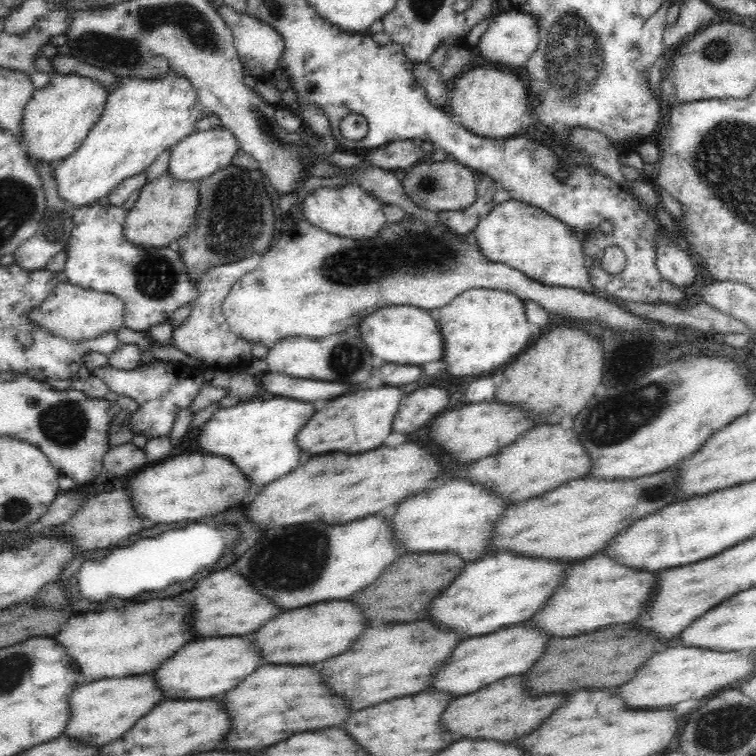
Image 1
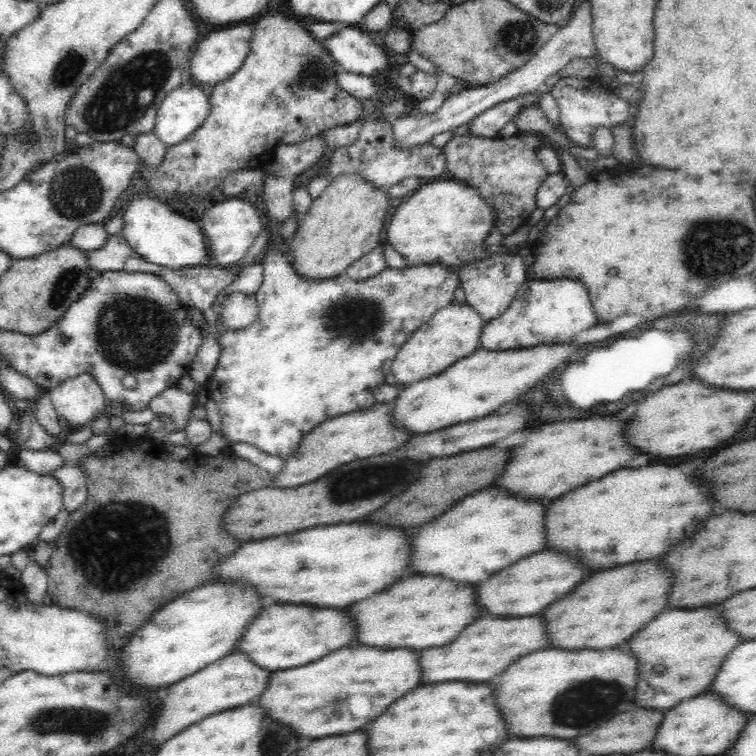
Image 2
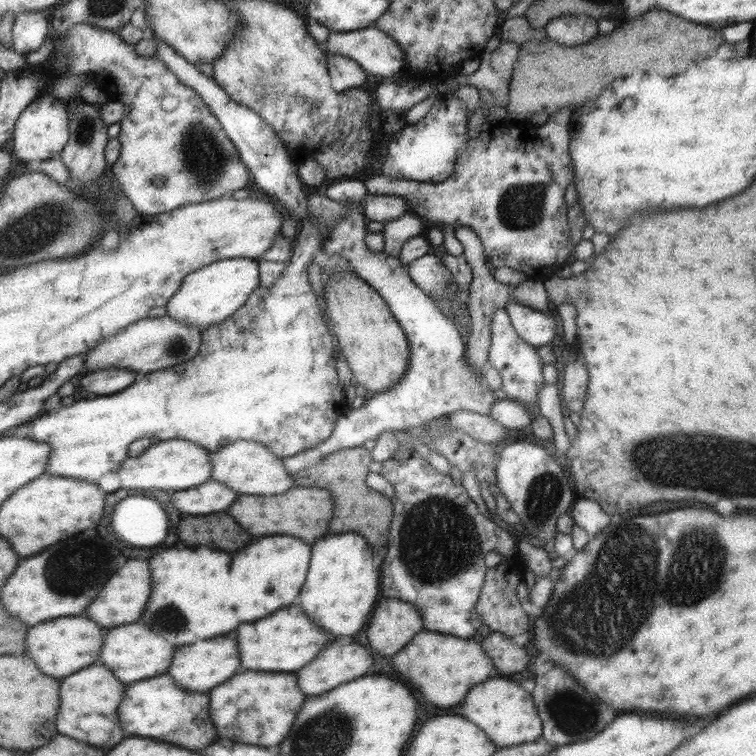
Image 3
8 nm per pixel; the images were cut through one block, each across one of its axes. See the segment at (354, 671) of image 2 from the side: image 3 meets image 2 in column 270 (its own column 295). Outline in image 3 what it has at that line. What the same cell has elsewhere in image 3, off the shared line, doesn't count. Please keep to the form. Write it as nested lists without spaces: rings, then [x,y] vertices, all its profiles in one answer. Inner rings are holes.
[[[245,670],[215,686],[209,698],[209,716],[219,736],[245,744],[275,746],[287,736],[306,696],[297,686],[295,673]]]

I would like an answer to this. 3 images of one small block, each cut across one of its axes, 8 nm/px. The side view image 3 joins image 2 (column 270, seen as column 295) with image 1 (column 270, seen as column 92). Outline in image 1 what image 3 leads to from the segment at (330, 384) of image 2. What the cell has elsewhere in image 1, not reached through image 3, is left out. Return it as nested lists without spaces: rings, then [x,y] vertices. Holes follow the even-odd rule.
[[[261,394],[230,408],[216,410],[209,422],[200,429],[198,444],[203,453],[230,459],[250,478],[250,482],[268,484],[302,464],[304,455],[296,444],[296,437],[302,424],[306,424],[312,414],[312,404]]]

